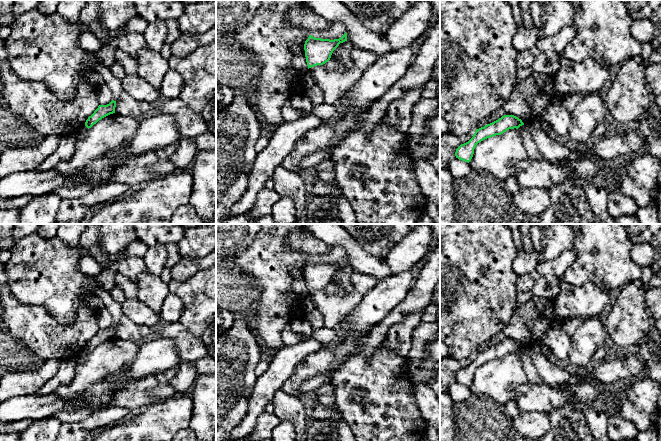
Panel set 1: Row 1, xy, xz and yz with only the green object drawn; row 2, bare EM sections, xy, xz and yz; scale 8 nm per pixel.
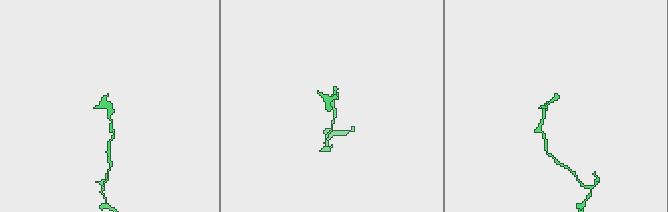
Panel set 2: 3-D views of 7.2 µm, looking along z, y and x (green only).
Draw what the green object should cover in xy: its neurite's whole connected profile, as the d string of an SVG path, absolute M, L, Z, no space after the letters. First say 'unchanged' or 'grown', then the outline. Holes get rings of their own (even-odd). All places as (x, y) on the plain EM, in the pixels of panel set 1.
unchanged; M112 324L107 329L99 329L94 337L88 341L85 350L89 353L102 342L115 337L116 325Z

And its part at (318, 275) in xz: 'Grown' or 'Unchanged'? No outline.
Unchanged

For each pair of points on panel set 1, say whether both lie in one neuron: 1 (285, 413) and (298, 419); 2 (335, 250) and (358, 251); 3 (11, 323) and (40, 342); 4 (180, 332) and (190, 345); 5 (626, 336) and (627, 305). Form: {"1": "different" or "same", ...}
{"1": "same", "2": "different", "3": "same", "4": "same", "5": "same"}

